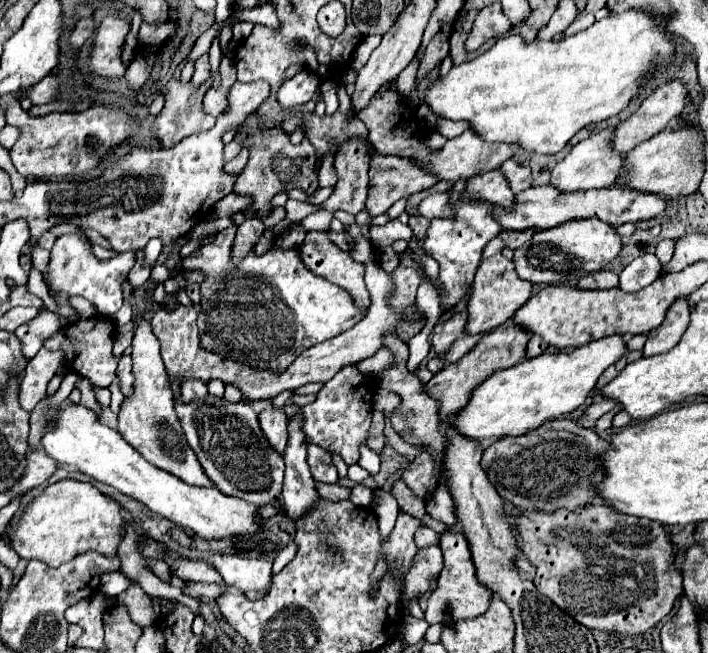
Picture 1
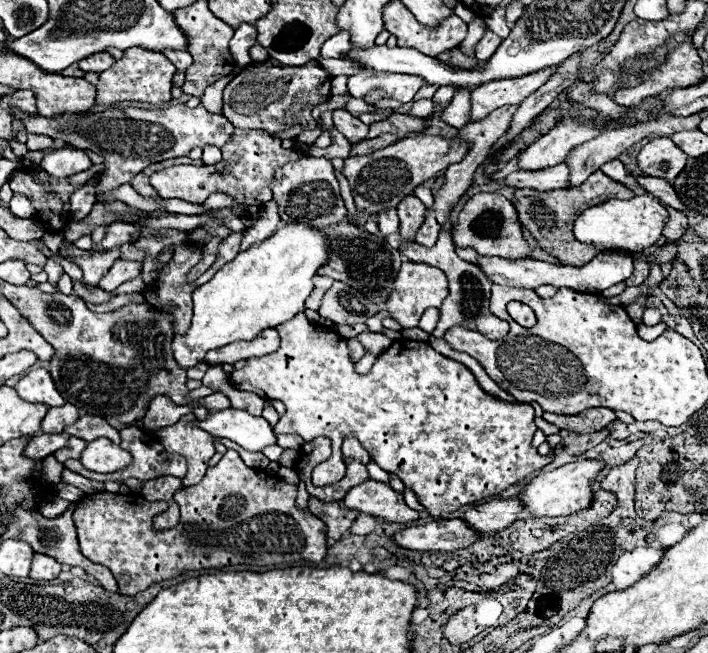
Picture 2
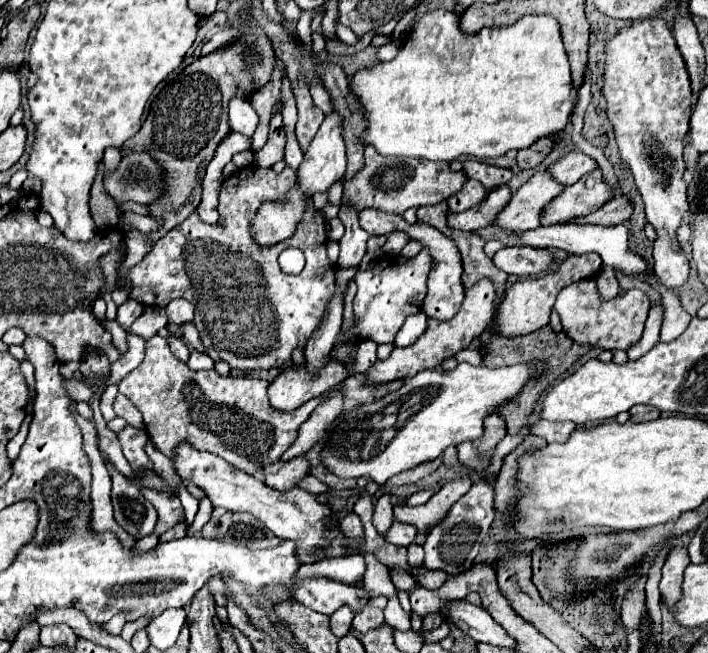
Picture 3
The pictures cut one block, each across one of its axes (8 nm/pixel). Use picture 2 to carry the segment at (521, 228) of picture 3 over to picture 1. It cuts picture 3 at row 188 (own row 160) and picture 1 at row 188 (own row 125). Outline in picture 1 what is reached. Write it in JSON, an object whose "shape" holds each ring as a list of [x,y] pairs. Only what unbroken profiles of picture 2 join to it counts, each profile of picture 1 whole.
{"shape":[[[608,126],[600,132],[594,132],[590,138],[578,142],[570,154],[556,164],[552,170],[550,184],[560,192],[576,192],[576,190],[592,190],[592,188],[610,188],[620,172],[622,156],[612,152],[612,136],[616,126]]]}

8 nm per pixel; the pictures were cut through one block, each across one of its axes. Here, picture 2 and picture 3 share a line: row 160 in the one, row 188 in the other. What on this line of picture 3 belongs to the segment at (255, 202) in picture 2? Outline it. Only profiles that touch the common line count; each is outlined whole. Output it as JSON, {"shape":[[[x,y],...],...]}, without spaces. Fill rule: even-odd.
{"shape":[[[256,164],[226,176],[218,198],[220,216],[226,224],[214,228],[192,212],[156,242],[140,264],[130,270],[118,266],[114,290],[124,286],[122,280],[130,280],[130,298],[140,300],[144,306],[164,308],[174,298],[188,300],[196,310],[194,324],[206,346],[206,354],[212,360],[226,360],[234,370],[250,374],[272,370],[290,360],[292,350],[304,346],[312,336],[324,316],[326,302],[334,294],[334,268],[330,268],[326,256],[324,218],[312,204],[306,208],[306,216],[294,238],[274,248],[258,248],[250,240],[250,216],[254,208],[262,200],[282,196],[294,184],[292,178],[294,170],[290,166],[276,174],[272,168],[258,168]],[[288,246],[300,248],[306,256],[306,268],[296,276],[282,272],[278,266],[278,254]]]}

